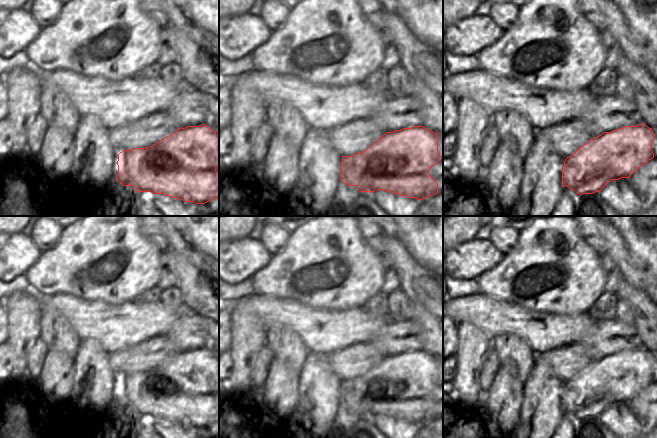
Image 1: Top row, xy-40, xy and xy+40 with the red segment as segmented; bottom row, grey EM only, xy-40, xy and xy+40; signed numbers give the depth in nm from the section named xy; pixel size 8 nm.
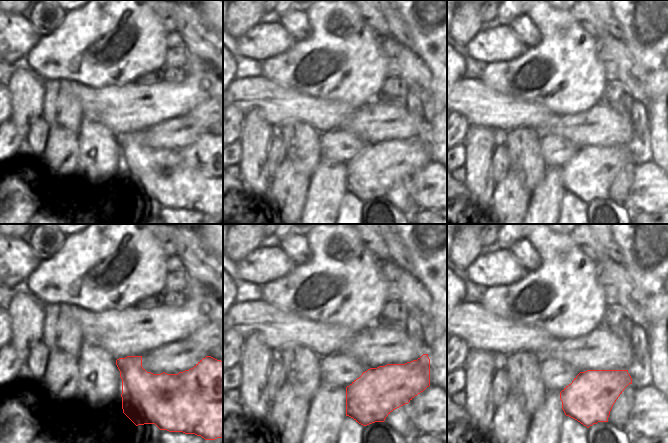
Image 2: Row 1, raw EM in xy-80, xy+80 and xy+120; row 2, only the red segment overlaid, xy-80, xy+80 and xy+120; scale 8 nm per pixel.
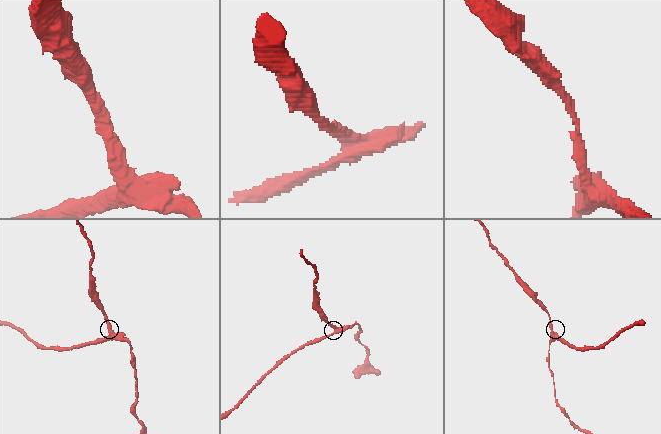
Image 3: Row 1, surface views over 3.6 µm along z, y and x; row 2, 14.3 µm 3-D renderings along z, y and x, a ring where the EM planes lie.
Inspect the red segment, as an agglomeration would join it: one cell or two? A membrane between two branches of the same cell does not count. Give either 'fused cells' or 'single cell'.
fused cells

